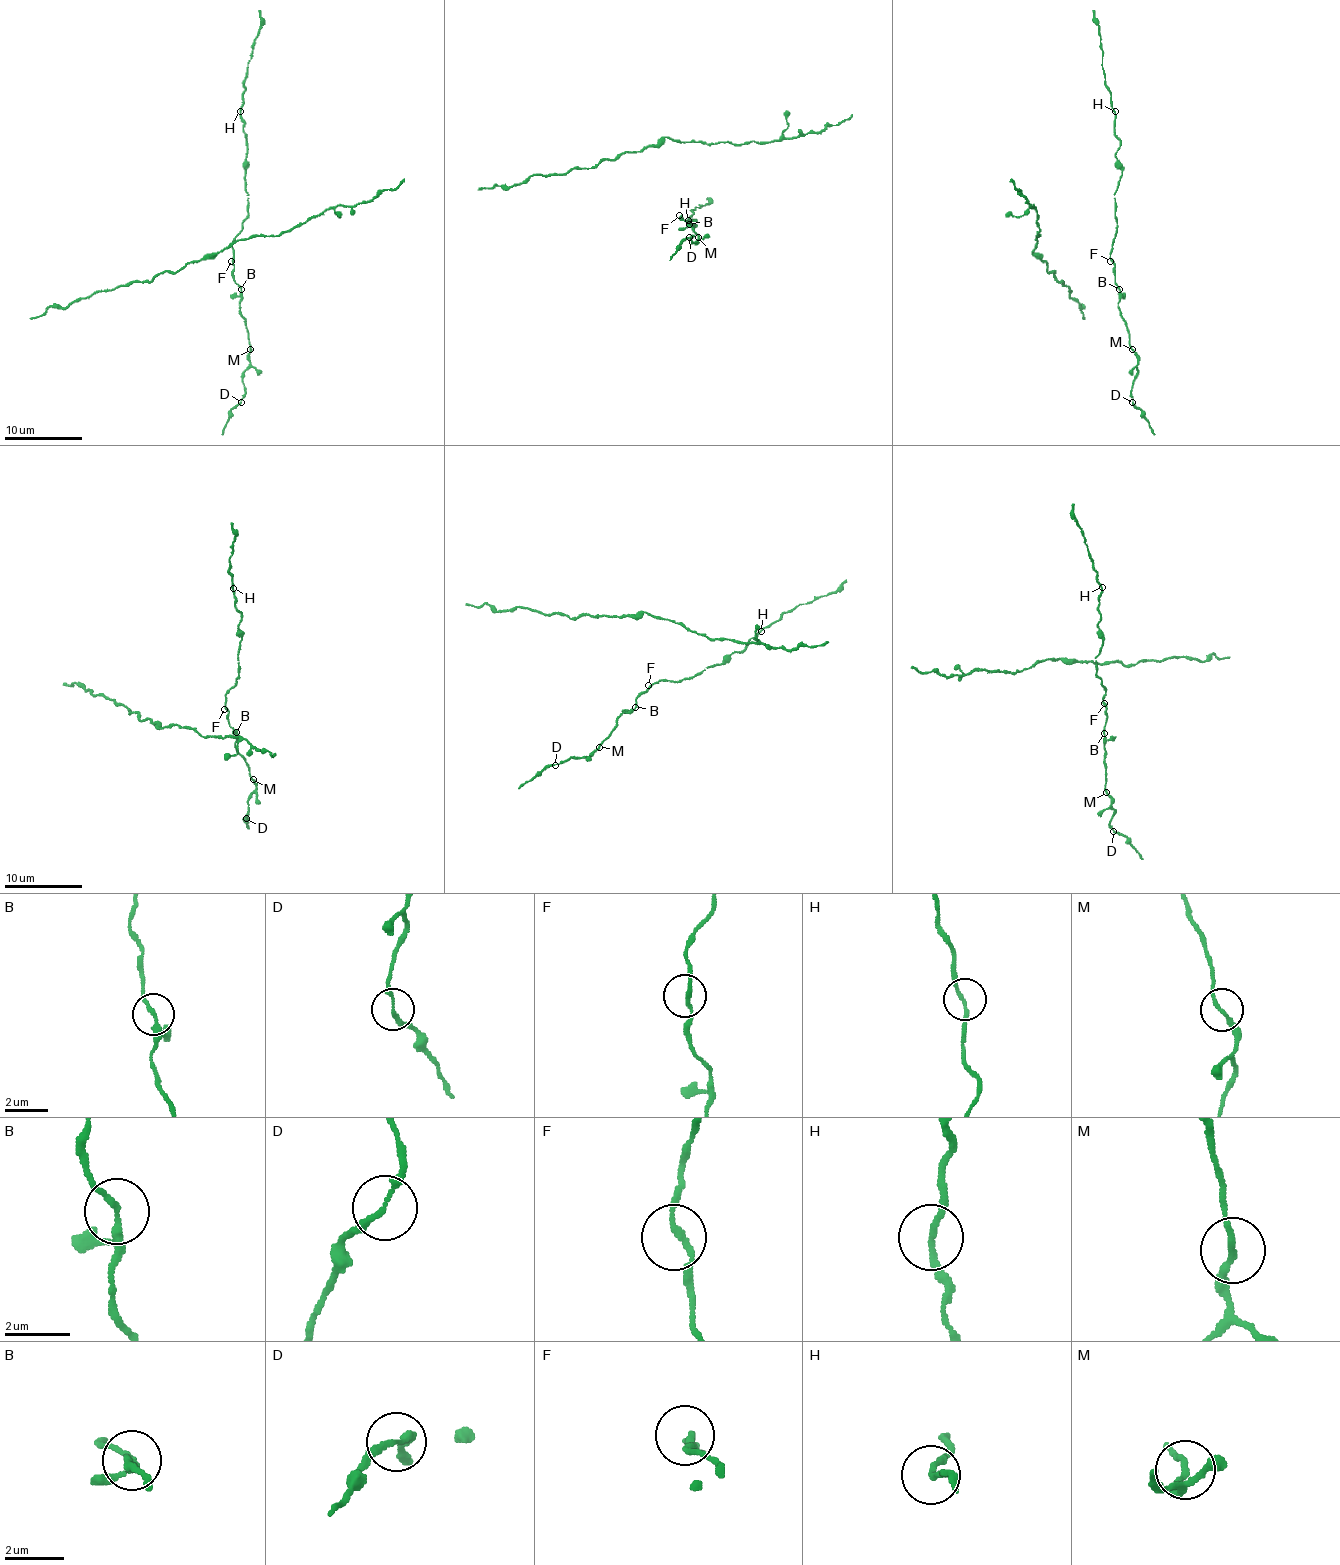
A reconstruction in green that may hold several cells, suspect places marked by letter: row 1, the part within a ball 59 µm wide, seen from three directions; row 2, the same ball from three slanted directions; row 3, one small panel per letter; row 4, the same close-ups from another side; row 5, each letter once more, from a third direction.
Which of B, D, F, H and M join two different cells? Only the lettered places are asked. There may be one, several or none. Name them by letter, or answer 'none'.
none

